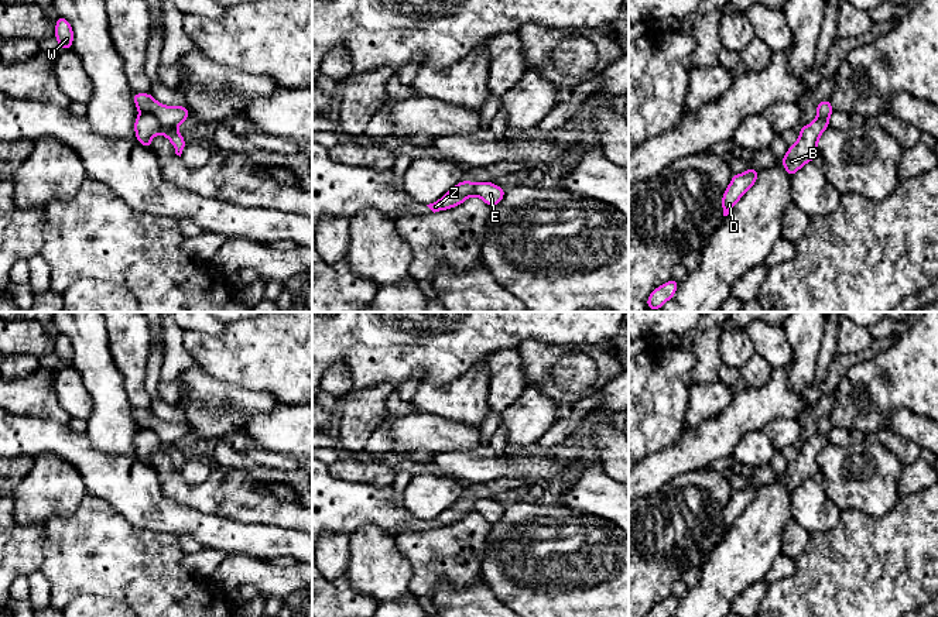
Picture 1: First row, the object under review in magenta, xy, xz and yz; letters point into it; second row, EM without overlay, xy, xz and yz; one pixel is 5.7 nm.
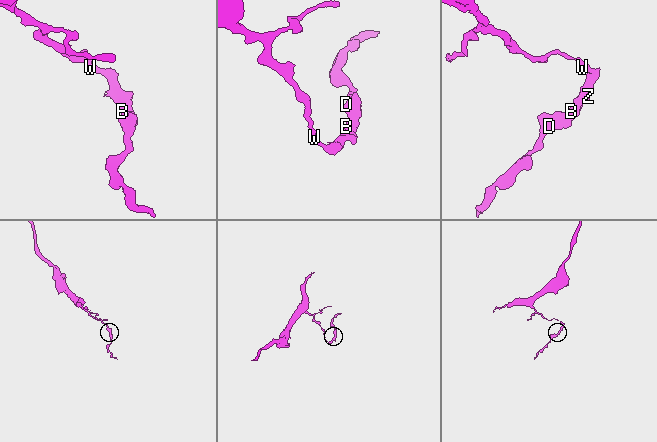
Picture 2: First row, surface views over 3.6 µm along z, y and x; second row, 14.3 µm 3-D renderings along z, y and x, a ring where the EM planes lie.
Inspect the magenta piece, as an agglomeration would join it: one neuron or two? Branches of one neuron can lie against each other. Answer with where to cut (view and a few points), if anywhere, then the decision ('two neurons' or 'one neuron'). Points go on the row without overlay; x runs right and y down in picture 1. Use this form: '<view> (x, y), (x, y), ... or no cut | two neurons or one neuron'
xy (140, 428), (147, 428), (163, 441), (175, 445) | two neurons

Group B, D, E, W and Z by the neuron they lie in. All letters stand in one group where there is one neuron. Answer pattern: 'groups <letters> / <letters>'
groups B D Z / E W

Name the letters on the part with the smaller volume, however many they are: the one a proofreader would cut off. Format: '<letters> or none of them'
B, D, Z

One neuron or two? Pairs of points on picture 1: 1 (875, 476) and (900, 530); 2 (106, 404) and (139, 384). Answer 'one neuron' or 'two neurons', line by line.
1: two neurons
2: two neurons

